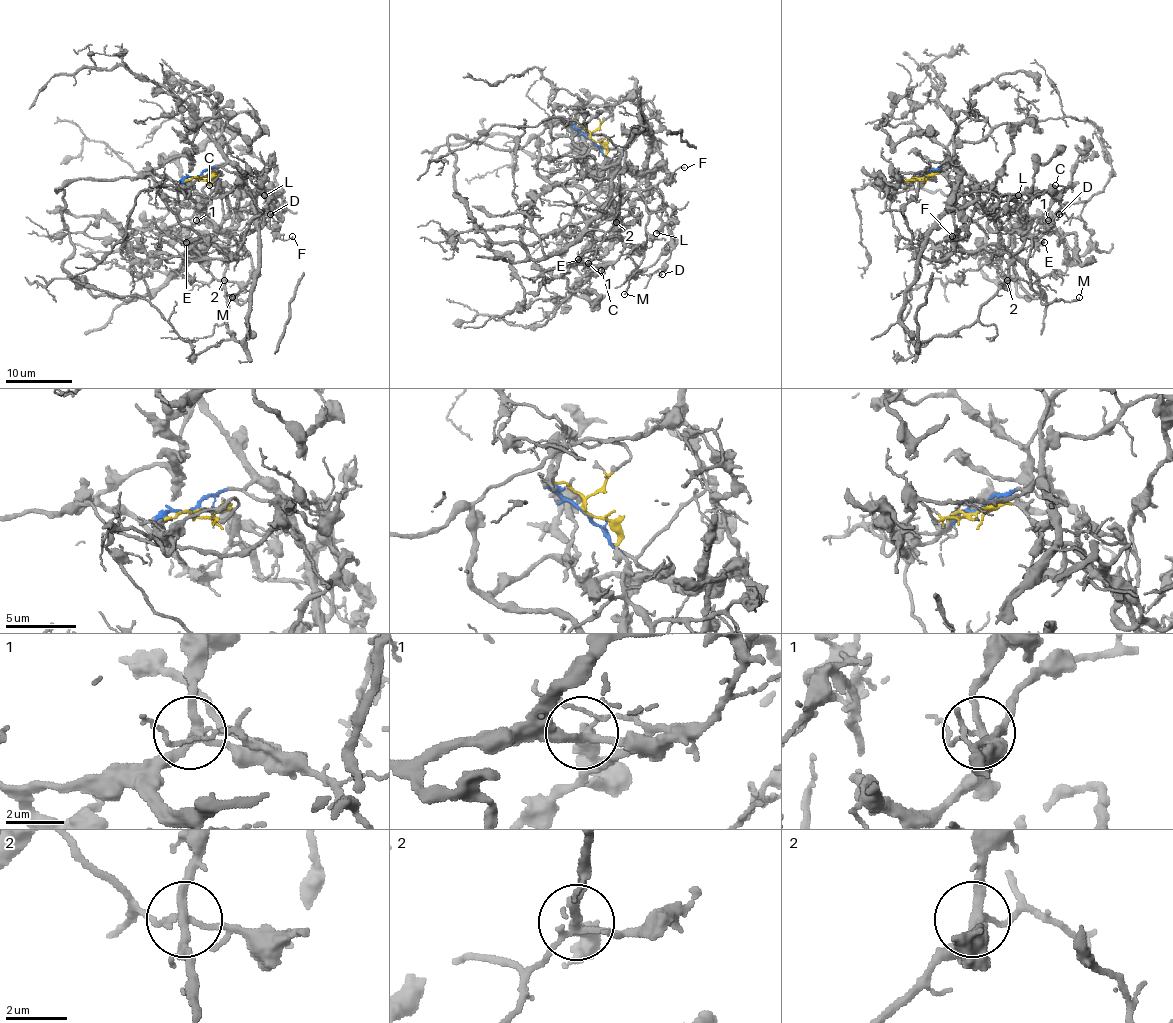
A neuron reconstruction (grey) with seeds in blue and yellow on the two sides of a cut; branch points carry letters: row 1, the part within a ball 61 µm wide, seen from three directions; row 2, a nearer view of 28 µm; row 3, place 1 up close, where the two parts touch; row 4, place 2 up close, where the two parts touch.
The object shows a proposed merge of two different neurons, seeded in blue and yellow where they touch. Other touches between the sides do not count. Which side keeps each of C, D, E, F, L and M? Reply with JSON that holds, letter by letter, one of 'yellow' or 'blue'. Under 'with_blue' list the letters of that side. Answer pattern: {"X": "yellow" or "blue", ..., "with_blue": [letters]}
{"C": "yellow", "D": "yellow", "E": "yellow", "F": "yellow", "L": "yellow", "M": "blue", "with_blue": ["M"]}

